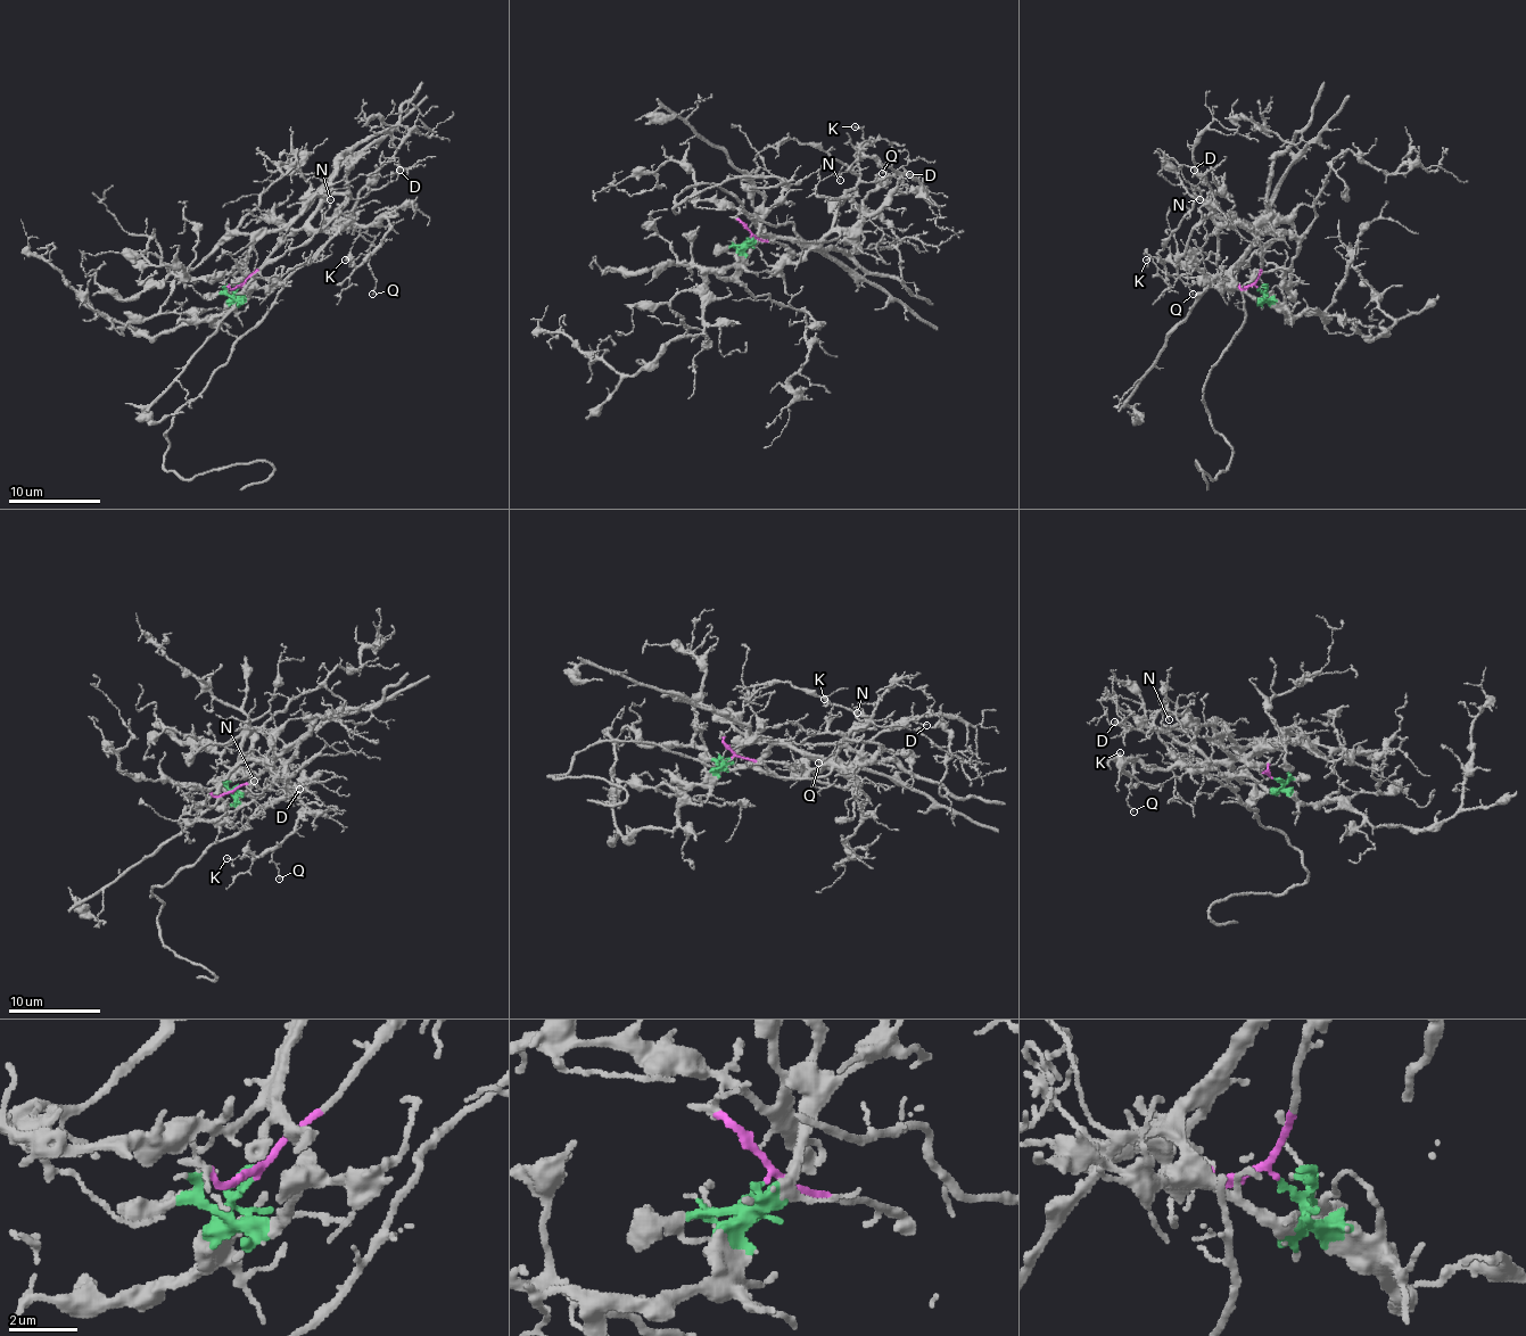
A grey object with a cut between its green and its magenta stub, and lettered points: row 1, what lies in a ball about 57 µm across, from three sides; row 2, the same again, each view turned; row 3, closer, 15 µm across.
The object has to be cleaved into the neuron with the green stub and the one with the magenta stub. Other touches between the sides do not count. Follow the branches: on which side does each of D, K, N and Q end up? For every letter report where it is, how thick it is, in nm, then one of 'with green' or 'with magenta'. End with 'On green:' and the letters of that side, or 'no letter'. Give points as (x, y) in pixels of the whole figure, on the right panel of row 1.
D: place (1194, 170); calibre 100 nm; with magenta
K: place (1146, 260); calibre 100 nm; with magenta
N: place (1199, 199); calibre 90 nm; with magenta
Q: place (1193, 294); calibre 90 nm; with magenta
On green: no letter

